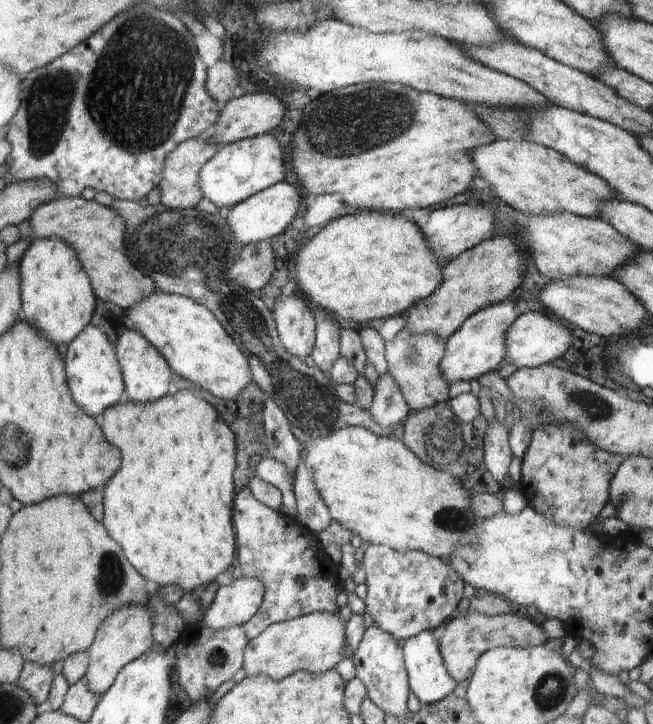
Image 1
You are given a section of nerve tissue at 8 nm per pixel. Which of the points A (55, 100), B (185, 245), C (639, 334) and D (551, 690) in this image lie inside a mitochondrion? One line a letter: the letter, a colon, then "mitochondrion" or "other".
A: mitochondrion
B: mitochondrion
C: other
D: mitochondrion

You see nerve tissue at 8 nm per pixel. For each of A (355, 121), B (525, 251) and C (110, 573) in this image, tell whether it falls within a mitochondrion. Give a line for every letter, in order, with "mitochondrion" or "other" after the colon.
A: mitochondrion
B: other
C: mitochondrion

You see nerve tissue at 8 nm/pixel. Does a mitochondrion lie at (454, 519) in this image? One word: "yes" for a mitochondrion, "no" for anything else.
yes

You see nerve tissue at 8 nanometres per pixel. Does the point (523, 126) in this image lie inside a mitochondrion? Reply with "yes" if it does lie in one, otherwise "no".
yes

